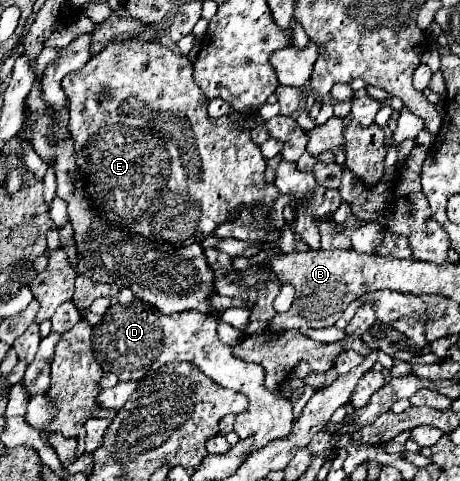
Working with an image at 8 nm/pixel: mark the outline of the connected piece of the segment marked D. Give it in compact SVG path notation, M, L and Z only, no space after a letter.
M133 300L131 304L117 302L109 308L109 312L103 316L103 320L93 328L91 344L93 344L95 360L101 364L101 368L105 372L113 372L119 380L137 380L137 378L147 376L147 372L159 368L163 362L167 364L167 362L175 362L175 360L179 360L179 362L187 360L187 362L193 362L205 376L209 376L219 386L245 394L249 398L249 408L245 412L237 414L235 432L239 434L239 438L247 438L247 436L255 438L251 450L263 448L263 444L269 444L271 440L283 438L291 432L291 422L293 422L291 402L287 398L283 398L279 392L275 394L263 386L265 372L259 364L245 362L245 360L239 360L233 356L233 350L217 338L217 318L215 318L215 326L213 326L213 316L199 316L199 312L183 312L183 314L175 314L175 316L163 316L161 312L155 312L155 308L151 308L149 304L143 304L141 300Z

